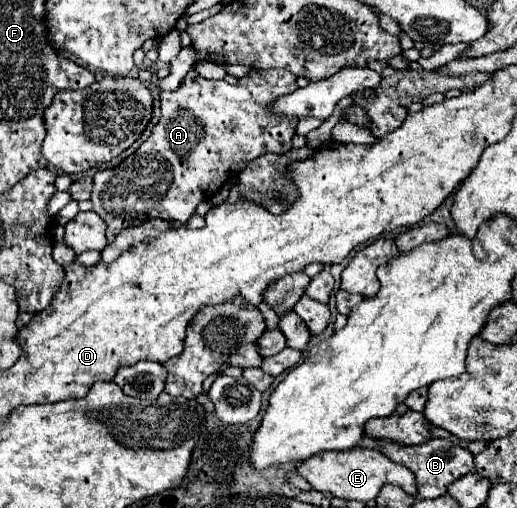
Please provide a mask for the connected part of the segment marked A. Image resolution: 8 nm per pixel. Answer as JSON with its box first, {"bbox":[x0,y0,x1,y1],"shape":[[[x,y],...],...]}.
{"bbox":[93,68,297,242],"shape":[[[193,68],[187,72],[183,84],[175,92],[161,92],[161,120],[155,124],[151,136],[125,160],[109,170],[101,170],[93,176],[93,212],[107,222],[107,240],[111,242],[123,228],[137,226],[149,218],[171,218],[187,222],[197,204],[217,194],[217,190],[237,178],[245,166],[265,152],[285,154],[292,149],[295,120],[275,116],[265,106],[277,96],[297,90],[295,76],[287,70],[251,70],[239,84],[231,85],[222,80],[205,80]]]}

